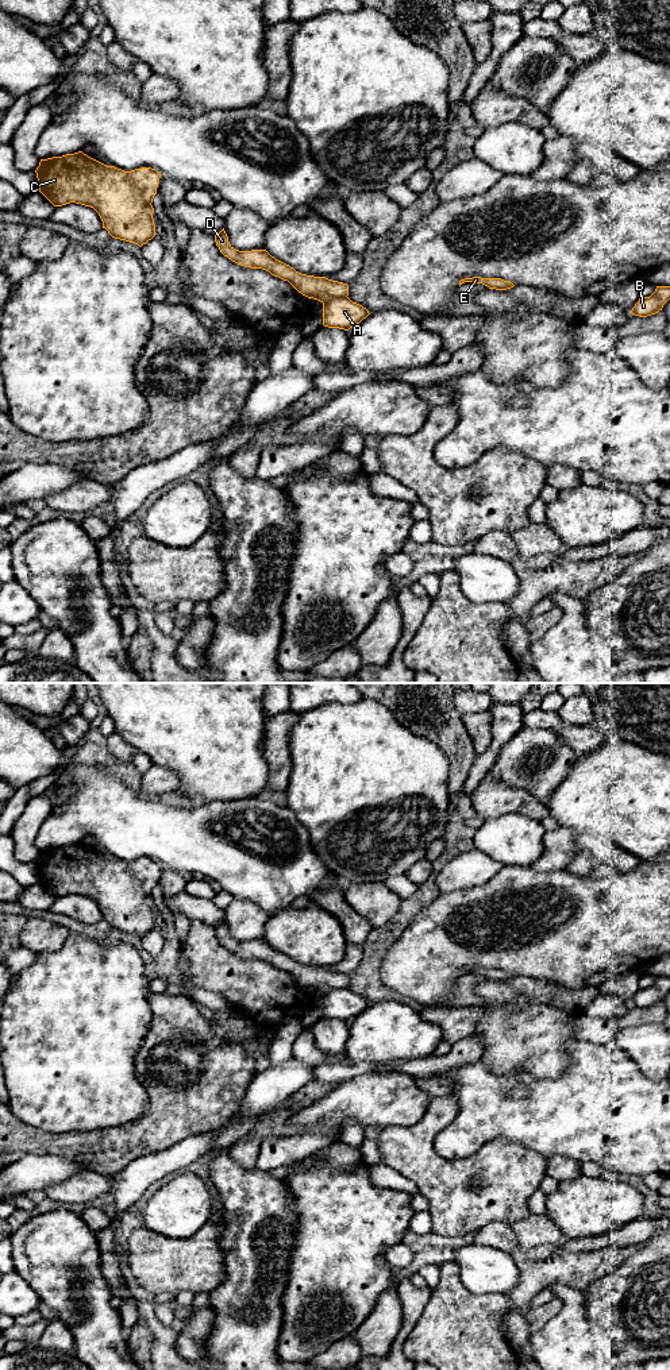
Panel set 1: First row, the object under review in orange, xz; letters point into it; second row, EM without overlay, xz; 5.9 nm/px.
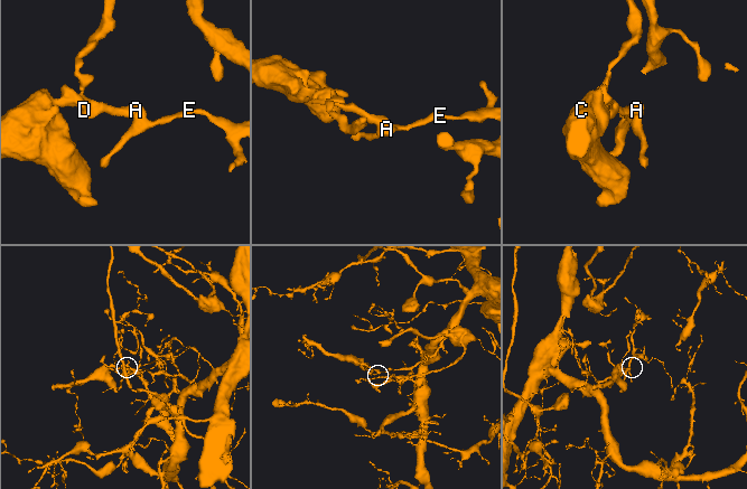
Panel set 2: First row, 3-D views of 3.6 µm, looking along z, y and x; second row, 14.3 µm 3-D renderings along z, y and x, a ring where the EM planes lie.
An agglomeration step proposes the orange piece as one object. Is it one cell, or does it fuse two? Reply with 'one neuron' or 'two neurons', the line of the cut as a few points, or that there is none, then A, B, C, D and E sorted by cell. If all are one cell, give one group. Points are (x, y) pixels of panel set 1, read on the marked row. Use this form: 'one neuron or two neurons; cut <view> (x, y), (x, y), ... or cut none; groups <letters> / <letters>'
two neurons; cut xz (346, 296), (331, 298), (323, 304); groups A B E / C D

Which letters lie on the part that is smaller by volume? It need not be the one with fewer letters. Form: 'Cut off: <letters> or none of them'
Cut off: C, D

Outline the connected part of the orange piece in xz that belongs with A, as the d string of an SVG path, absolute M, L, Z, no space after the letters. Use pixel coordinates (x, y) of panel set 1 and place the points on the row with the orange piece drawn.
M349 297L334 298L323 304L323 325L349 331L369 316L369 310Z

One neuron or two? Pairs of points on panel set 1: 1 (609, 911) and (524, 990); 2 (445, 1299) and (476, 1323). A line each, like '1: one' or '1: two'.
1: two
2: one

